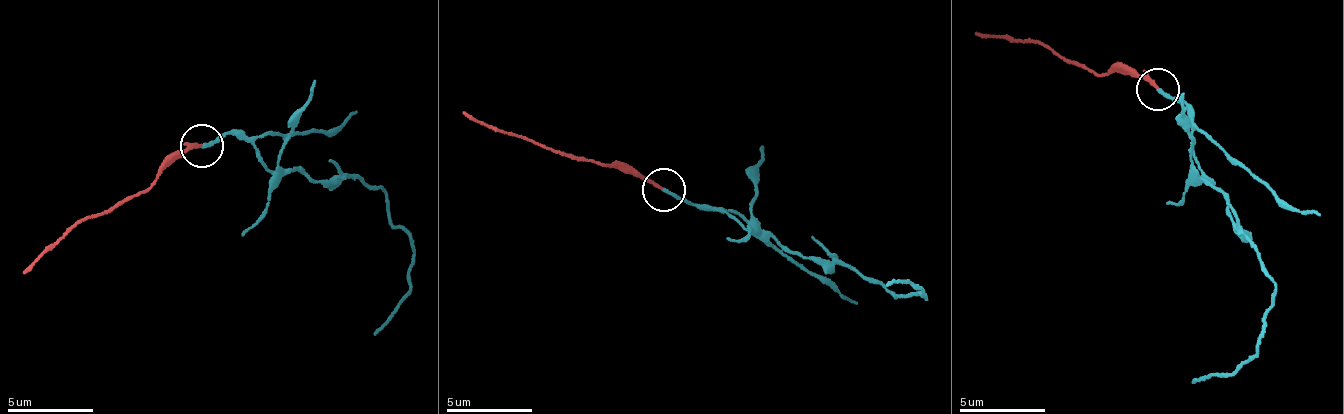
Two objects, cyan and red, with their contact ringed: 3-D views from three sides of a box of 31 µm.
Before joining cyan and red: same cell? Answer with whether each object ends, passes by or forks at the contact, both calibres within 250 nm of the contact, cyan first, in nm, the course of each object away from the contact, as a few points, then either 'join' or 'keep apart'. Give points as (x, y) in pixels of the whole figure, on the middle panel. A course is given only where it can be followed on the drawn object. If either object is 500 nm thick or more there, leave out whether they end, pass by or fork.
cyan ends there; red ends there; 220 nm thick on the cyan side, 200 nm on the other; cyan runs (664, 189), (756, 237), (773, 235), (803, 256), (851, 266), (887, 292), (927, 294), (888, 284); red runs (664, 187), (509, 134), (464, 113); keep apart

